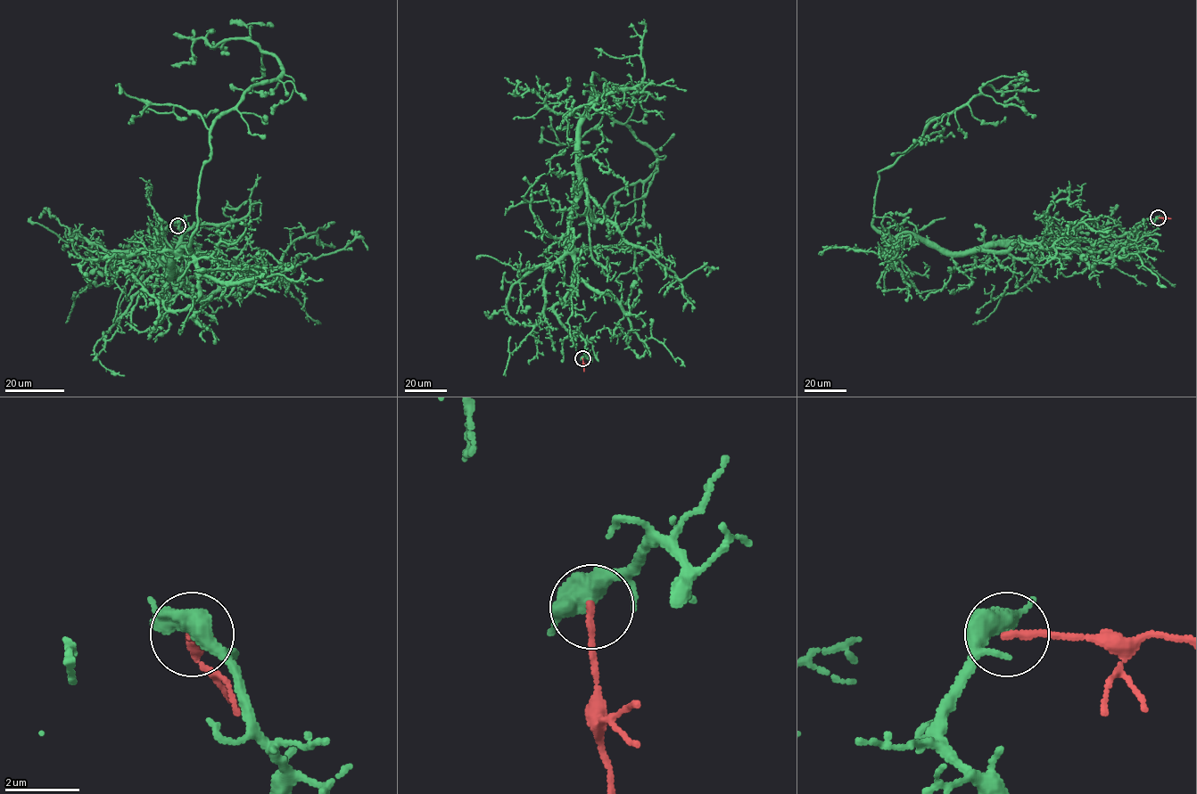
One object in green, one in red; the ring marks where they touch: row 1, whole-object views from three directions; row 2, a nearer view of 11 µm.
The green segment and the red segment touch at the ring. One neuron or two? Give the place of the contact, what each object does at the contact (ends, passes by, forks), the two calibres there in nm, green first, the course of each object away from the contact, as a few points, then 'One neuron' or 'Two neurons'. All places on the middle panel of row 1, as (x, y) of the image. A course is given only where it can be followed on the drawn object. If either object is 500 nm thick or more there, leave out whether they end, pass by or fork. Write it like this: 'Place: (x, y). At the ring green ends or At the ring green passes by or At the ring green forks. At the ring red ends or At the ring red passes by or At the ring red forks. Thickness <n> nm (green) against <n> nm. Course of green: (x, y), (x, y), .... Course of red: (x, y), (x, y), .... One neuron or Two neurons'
Place: (582, 358). Thickness 550 nm (green) against 180 nm. Course of green: (582, 358), (554, 306), (573, 267), (593, 73), (657, 167), (578, 225). Course of red: (582, 358), (583, 371). Two neurons

